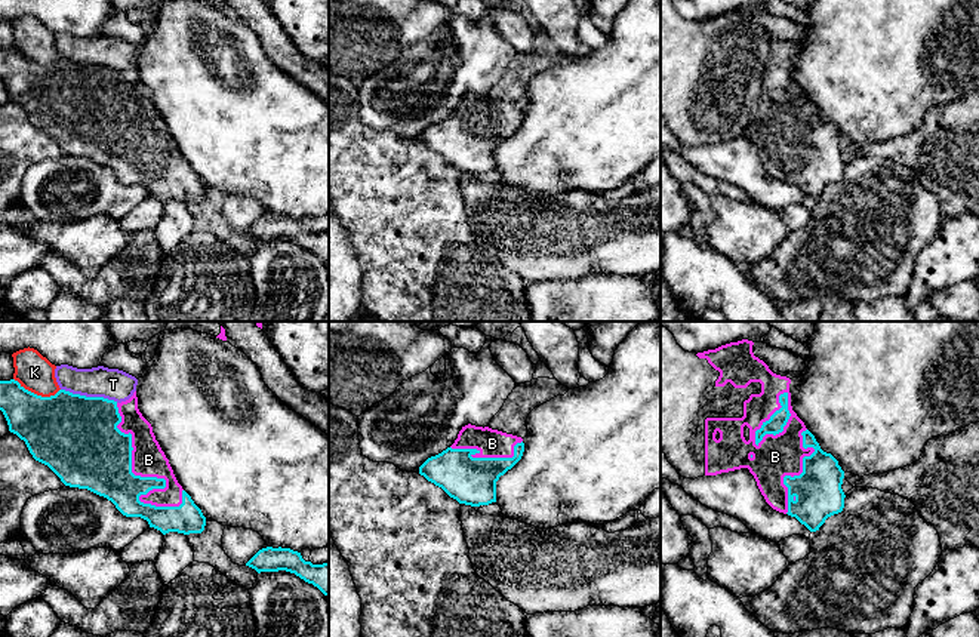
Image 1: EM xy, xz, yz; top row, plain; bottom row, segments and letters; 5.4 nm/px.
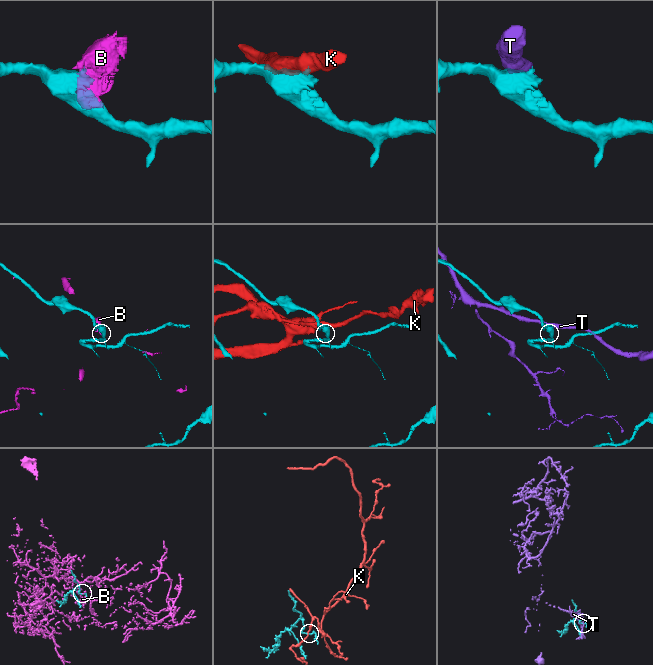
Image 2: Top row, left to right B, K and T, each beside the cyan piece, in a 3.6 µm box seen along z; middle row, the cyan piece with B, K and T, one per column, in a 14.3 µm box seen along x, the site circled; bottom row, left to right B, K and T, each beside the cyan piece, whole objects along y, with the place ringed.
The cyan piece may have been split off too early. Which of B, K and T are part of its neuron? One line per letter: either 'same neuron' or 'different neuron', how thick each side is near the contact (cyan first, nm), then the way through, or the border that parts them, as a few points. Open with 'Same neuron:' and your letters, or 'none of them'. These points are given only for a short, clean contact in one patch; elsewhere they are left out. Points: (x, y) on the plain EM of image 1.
Same neuron: none of them
B: different neuron; 300 nm thick on the cyan side, 180 nm on the other
K: different neuron; 400 nm thick on the cyan side, 200 nm on the other
T: different neuron; 440 nm thick on the cyan side, 170 nm on the other

